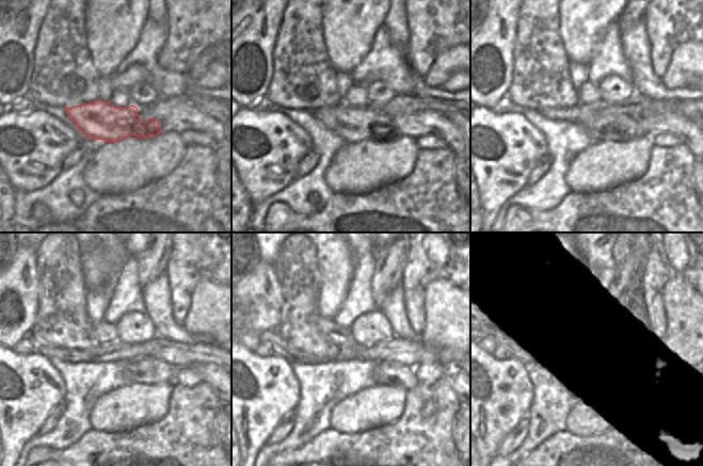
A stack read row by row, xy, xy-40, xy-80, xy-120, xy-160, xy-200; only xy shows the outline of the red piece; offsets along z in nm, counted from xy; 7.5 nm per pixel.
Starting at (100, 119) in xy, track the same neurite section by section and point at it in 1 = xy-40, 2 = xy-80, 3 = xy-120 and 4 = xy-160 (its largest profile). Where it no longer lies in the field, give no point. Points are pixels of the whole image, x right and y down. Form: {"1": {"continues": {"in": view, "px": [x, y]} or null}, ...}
{"1": {"continues": {"in": "xy-40", "px": [353, 125]}}, "2": {"continues": {"in": "xy-80", "px": [618, 123]}}, "3": {"continues": {"in": "xy-120", "px": [147, 370]}}, "4": {"continues": {"in": "xy-160", "px": [393, 373]}}}

